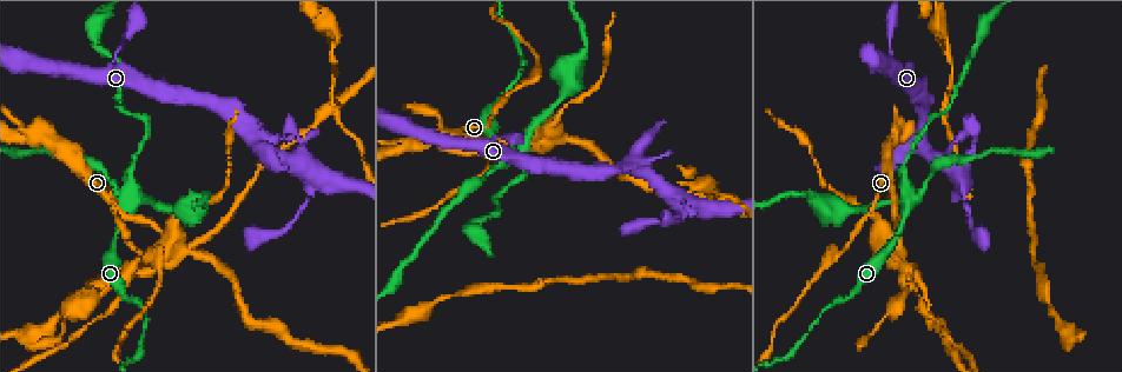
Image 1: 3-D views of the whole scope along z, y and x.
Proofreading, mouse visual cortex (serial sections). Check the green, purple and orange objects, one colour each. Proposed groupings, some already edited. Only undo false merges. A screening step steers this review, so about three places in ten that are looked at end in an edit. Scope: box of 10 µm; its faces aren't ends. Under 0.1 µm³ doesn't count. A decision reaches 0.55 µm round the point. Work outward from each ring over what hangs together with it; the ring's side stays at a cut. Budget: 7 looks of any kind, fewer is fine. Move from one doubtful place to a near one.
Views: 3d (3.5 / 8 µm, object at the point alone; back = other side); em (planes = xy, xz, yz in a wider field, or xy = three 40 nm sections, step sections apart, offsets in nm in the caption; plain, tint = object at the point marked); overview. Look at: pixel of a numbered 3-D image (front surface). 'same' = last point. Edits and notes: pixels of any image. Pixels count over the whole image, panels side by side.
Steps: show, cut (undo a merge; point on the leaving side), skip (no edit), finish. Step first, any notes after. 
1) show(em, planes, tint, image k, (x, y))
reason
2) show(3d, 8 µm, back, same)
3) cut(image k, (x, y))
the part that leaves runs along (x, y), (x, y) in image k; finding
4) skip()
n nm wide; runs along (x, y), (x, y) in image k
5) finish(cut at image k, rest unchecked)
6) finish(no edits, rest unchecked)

show(3d, 3.5 µm, back, image 1, (71, 154))
abrupt turn

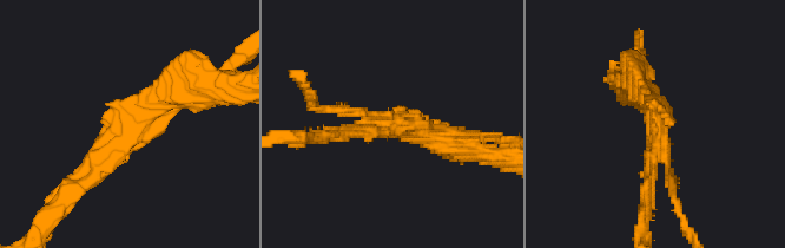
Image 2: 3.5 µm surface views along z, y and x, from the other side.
show(em, planes, tint, image 2, (656, 130))
arms of 150, 300 nm; now the EM

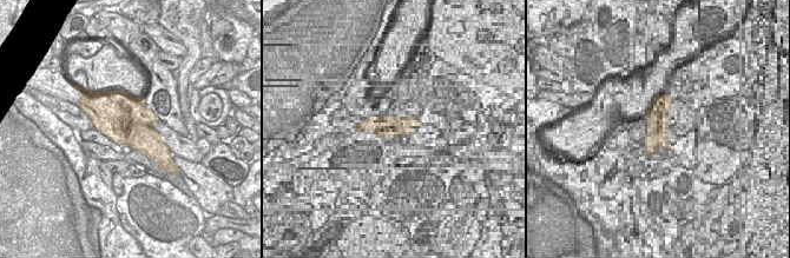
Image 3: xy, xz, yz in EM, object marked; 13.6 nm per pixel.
cut(image 2, (185, 62))
the part that leaves runs along (657, 154), (650, 164), (641, 240) in image 2; two cells meet here

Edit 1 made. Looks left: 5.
show(overview)

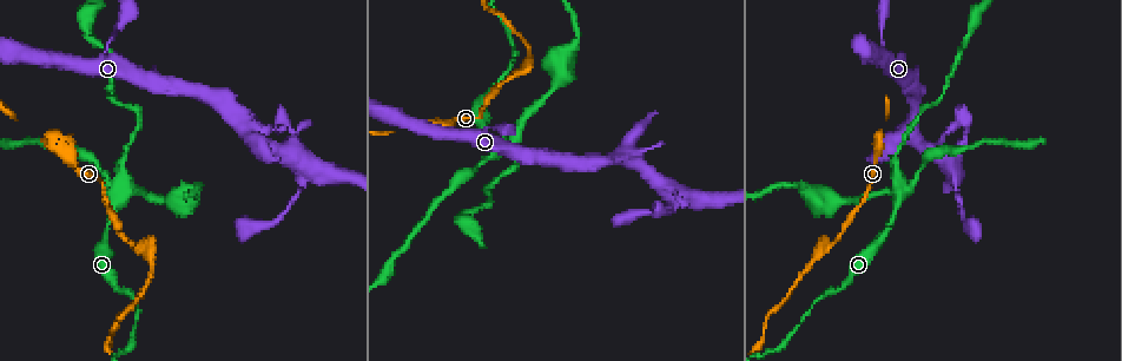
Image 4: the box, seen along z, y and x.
show(3d, 3.5 µm, image 4, (121, 194))
four arms meet

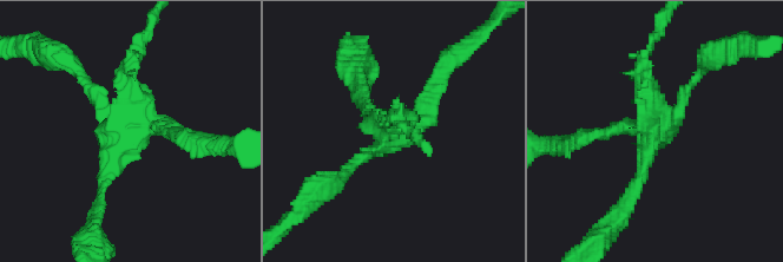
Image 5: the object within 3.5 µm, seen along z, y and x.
show(em, xy, step 3, tint, image 5, (651, 138))
4 arms; arms of 150, 150, 200, 250 nm; need the tissue

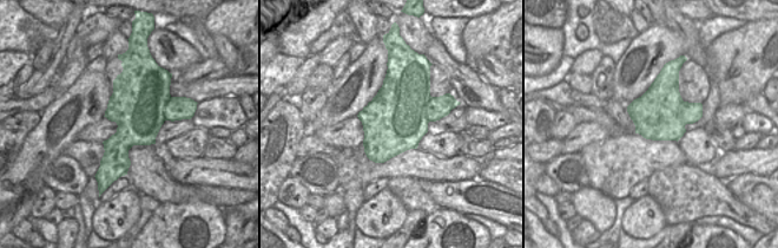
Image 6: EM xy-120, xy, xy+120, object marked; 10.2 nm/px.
show(em, xy, step 2, tint, same)
another direction

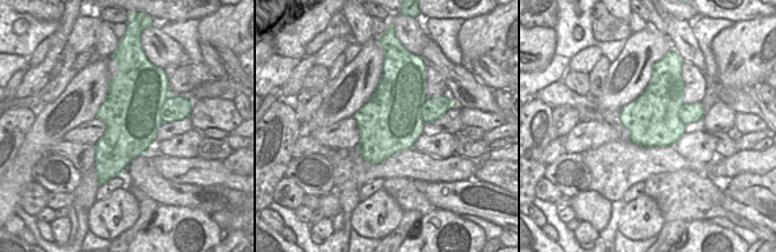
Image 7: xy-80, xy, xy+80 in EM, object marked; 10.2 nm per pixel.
cut(image 5, (435, 78))
650 nm wide; the part that leaves runs along (422, 118), (440, 67), (480, 34) in image 5; two cells meet here

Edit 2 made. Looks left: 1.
show(3d, 3.5 µm, image 4, (138, 113))
sharp bend

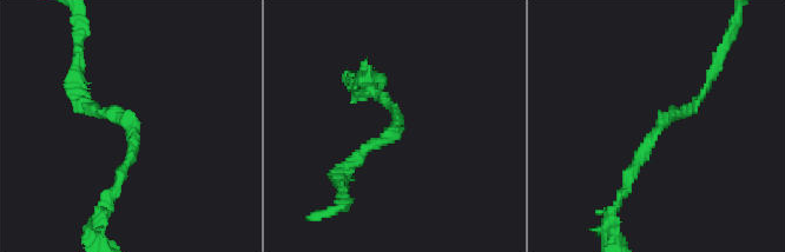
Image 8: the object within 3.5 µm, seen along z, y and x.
skip()
runs along (620, 194), (657, 130), (701, 97) in image 8; one cell here

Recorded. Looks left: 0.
finish(cut at image 2, cut at image 5, rest unchecked)

